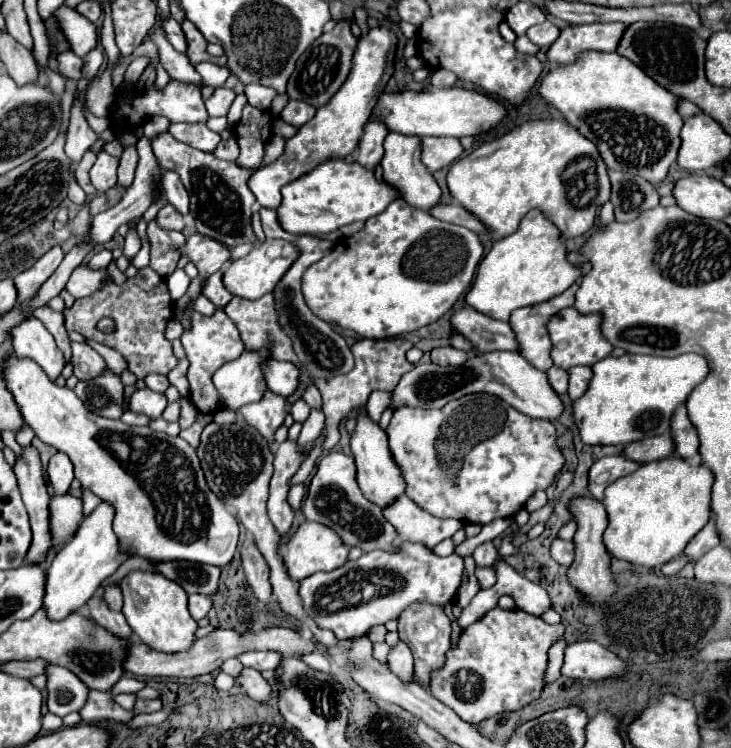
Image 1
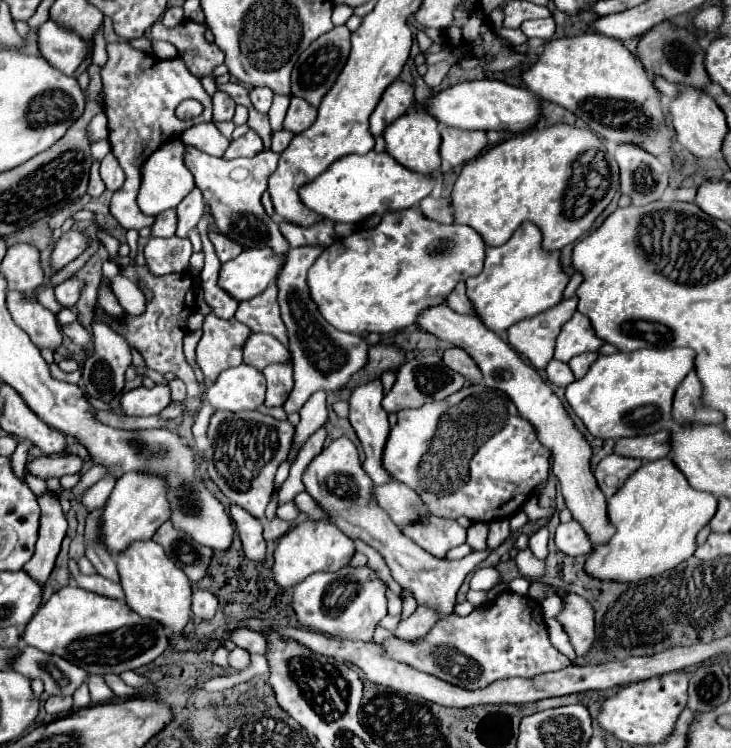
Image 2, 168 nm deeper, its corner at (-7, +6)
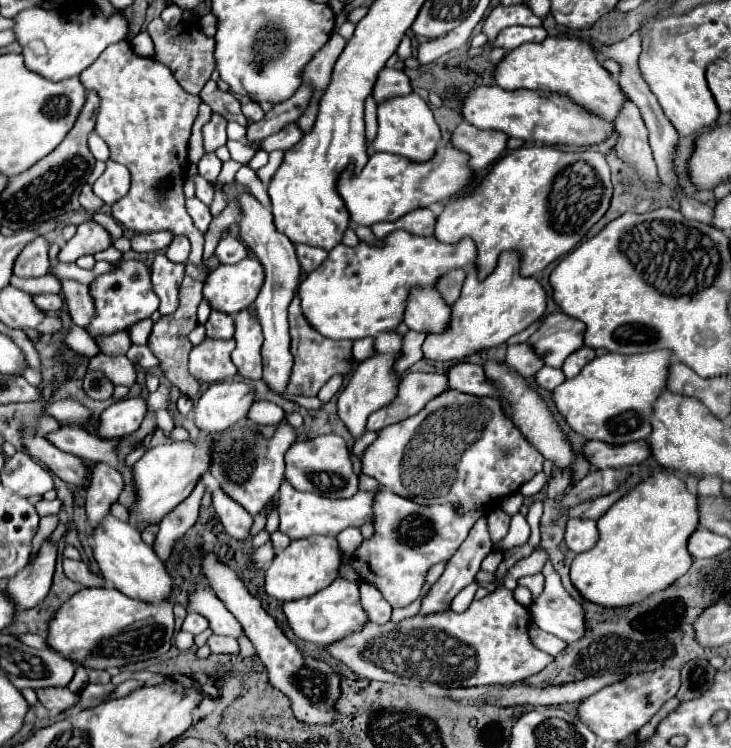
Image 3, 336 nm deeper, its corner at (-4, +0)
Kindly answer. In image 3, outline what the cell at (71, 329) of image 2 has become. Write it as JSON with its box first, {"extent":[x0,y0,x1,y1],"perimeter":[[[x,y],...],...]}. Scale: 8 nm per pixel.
{"extent":[38,316,62,334],"perimeter":[[[46,316],[38,330],[40,330],[42,334],[56,334],[60,328],[62,328],[62,320],[60,320],[58,316]]]}

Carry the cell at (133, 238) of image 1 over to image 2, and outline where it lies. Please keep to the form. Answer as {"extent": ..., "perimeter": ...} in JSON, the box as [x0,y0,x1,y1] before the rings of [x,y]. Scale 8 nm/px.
{"extent":[137,138,195,216],"perimeter":[[[179,138],[169,140],[143,164],[143,178],[141,178],[137,204],[145,214],[157,216],[163,210],[177,208],[177,204],[189,194],[189,190],[195,188],[195,180],[191,172],[187,170],[187,166],[183,166],[183,150],[185,150],[185,144]]]}

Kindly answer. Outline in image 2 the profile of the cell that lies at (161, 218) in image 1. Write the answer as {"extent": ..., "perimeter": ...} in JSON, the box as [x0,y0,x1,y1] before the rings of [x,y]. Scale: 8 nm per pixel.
{"extent":[151,210,177,238],"perimeter":[[[165,210],[163,214],[157,216],[155,224],[151,226],[151,236],[157,236],[157,238],[169,238],[175,234],[175,228],[177,228],[177,214],[175,210]]]}

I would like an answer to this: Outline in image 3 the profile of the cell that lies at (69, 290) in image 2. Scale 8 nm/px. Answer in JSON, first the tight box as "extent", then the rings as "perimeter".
{"extent":[32,294,64,312],"perimeter":[[[42,294],[42,296],[32,296],[36,300],[38,308],[44,308],[44,312],[58,312],[64,306],[64,300],[60,294]]]}

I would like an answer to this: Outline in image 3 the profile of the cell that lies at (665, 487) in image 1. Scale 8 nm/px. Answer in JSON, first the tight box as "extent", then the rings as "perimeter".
{"extent":[570,472,700,606],"perimeter":[[[656,472],[656,474],[650,474],[646,478],[642,478],[634,488],[630,488],[616,504],[612,504],[604,516],[598,518],[598,532],[600,532],[600,538],[598,542],[586,550],[584,554],[578,554],[576,560],[572,562],[572,568],[570,568],[570,578],[572,578],[572,584],[586,596],[586,600],[592,600],[596,604],[604,604],[604,606],[620,606],[620,604],[636,604],[640,600],[644,600],[646,596],[650,596],[652,592],[658,592],[658,590],[664,590],[668,588],[668,584],[672,584],[674,580],[678,580],[680,576],[684,576],[688,572],[688,568],[692,566],[692,556],[688,552],[688,538],[692,536],[692,532],[698,530],[698,524],[700,524],[700,502],[698,502],[698,496],[688,492],[686,488],[686,480],[684,478],[678,478],[674,474],[668,474],[668,472]]]}

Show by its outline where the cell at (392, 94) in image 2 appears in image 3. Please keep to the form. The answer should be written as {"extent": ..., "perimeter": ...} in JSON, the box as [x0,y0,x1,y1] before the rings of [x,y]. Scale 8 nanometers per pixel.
{"extent":[372,68,412,104],"perimeter":[[[384,68],[378,76],[372,96],[374,96],[376,104],[382,104],[384,100],[392,100],[396,96],[406,96],[410,92],[412,92],[412,86],[410,86],[410,80],[404,74],[404,70]]]}

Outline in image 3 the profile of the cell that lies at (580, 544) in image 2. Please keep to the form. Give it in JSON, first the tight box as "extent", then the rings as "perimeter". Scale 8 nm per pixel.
{"extent":[564,518,598,554],"perimeter":[[[578,518],[568,520],[564,534],[564,544],[568,546],[568,550],[576,554],[586,552],[596,544],[596,540],[598,540],[598,530],[594,520],[578,520]]]}

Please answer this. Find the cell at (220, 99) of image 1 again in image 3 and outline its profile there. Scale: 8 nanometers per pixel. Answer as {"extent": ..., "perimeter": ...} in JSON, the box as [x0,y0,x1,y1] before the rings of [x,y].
{"extent":[202,114,226,152],"perimeter":[[[212,114],[210,122],[204,124],[202,128],[202,136],[204,136],[204,148],[208,148],[210,152],[216,150],[218,146],[226,144],[226,120],[220,114]]]}

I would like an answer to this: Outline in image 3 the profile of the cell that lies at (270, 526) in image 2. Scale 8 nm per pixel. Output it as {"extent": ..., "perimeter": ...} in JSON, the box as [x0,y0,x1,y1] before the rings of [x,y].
{"extent":[254,540,274,566],"perimeter":[[[268,540],[264,546],[260,546],[260,548],[256,548],[256,552],[254,552],[254,562],[258,564],[258,566],[266,566],[266,564],[270,564],[270,560],[274,558],[274,548],[272,548],[272,542]]]}

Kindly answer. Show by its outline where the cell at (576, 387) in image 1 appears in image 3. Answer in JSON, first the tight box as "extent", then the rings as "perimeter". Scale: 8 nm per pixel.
{"extent":[562,346,594,378],"perimeter":[[[584,346],[584,348],[576,350],[574,354],[570,354],[570,356],[566,358],[566,362],[564,362],[564,366],[562,366],[564,376],[566,376],[566,378],[574,378],[576,374],[580,374],[580,370],[582,370],[590,360],[594,360],[594,350],[592,350],[592,348]]]}

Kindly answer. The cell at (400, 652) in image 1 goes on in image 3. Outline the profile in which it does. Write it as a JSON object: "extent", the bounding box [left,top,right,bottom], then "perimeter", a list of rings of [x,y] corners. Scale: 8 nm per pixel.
{"extent":[420,518,492,616],"perimeter":[[[480,518],[476,520],[476,524],[472,526],[468,538],[462,542],[462,546],[458,548],[458,552],[448,560],[448,566],[444,570],[444,574],[436,580],[436,584],[430,586],[428,594],[422,598],[422,606],[420,606],[420,614],[422,616],[428,616],[428,614],[434,614],[434,612],[448,612],[450,610],[450,602],[454,600],[454,596],[466,588],[468,584],[474,582],[474,576],[476,572],[480,570],[480,562],[490,554],[492,550],[492,540],[488,536],[488,528],[486,528],[486,518]]]}

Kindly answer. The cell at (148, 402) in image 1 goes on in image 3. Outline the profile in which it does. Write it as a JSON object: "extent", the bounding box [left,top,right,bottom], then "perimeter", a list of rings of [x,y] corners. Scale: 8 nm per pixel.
{"extent":[100,396,148,438],"perimeter":[[[142,396],[138,398],[122,398],[108,406],[100,416],[100,436],[102,438],[120,438],[126,434],[134,434],[144,416],[148,412],[148,404]]]}

